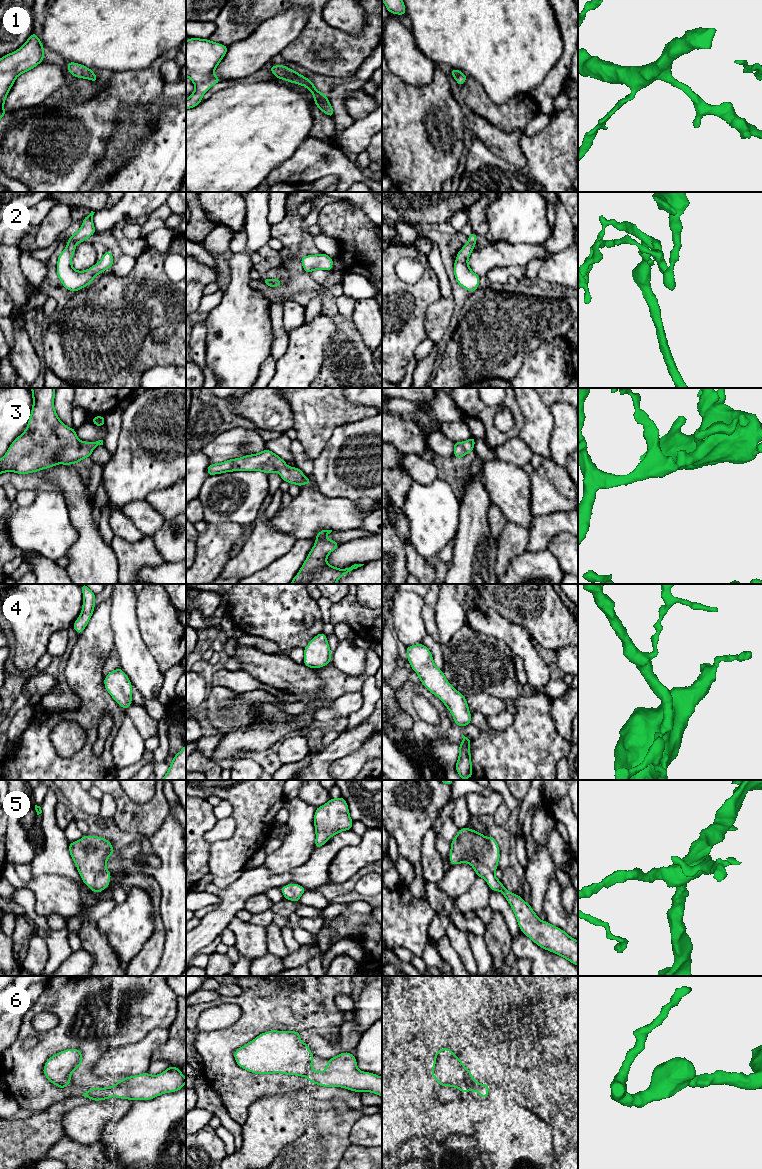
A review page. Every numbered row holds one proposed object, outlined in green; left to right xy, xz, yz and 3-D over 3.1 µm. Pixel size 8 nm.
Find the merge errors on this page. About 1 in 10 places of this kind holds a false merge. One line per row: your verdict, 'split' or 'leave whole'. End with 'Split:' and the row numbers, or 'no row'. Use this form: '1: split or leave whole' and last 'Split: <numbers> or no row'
1: leave whole
2: leave whole
3: leave whole
4: leave whole
5: leave whole
6: leave whole
Split: no row

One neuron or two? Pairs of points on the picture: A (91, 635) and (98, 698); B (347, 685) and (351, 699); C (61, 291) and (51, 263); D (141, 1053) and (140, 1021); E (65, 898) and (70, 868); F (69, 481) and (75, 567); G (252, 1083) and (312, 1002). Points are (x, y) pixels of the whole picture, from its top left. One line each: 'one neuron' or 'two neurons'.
A: one neuron
B: two neurons
C: one neuron
D: two neurons
E: two neurons
F: one neuron
G: one neuron

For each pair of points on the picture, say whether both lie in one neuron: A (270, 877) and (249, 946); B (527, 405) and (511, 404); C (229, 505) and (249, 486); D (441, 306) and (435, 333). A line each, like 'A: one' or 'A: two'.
A: two
B: two
C: one
D: one

